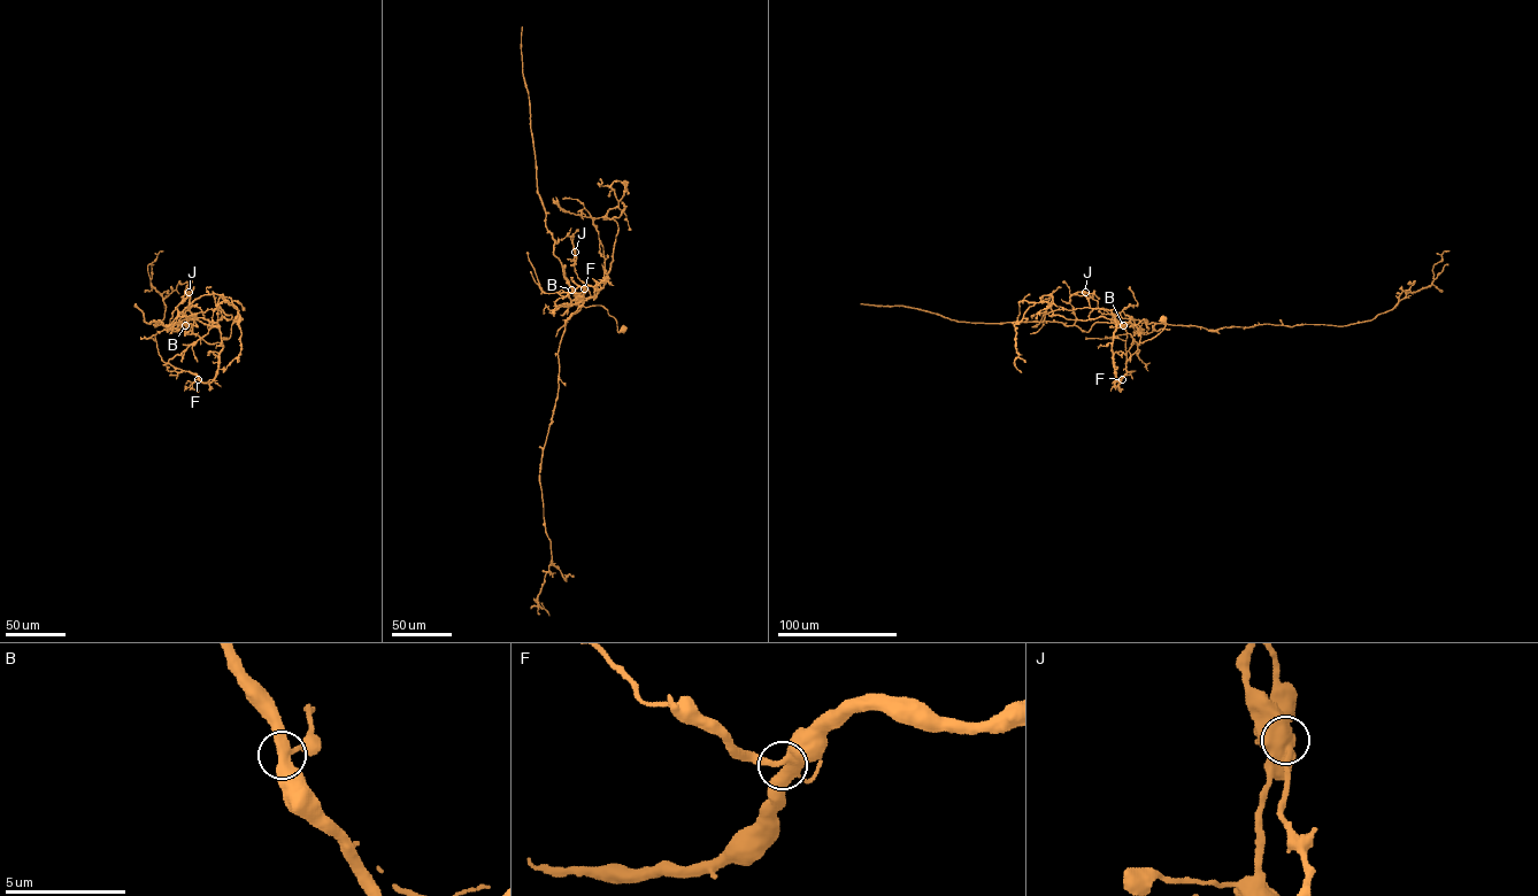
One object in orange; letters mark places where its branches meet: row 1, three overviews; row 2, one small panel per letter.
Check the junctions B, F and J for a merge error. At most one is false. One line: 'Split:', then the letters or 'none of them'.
Split: J

